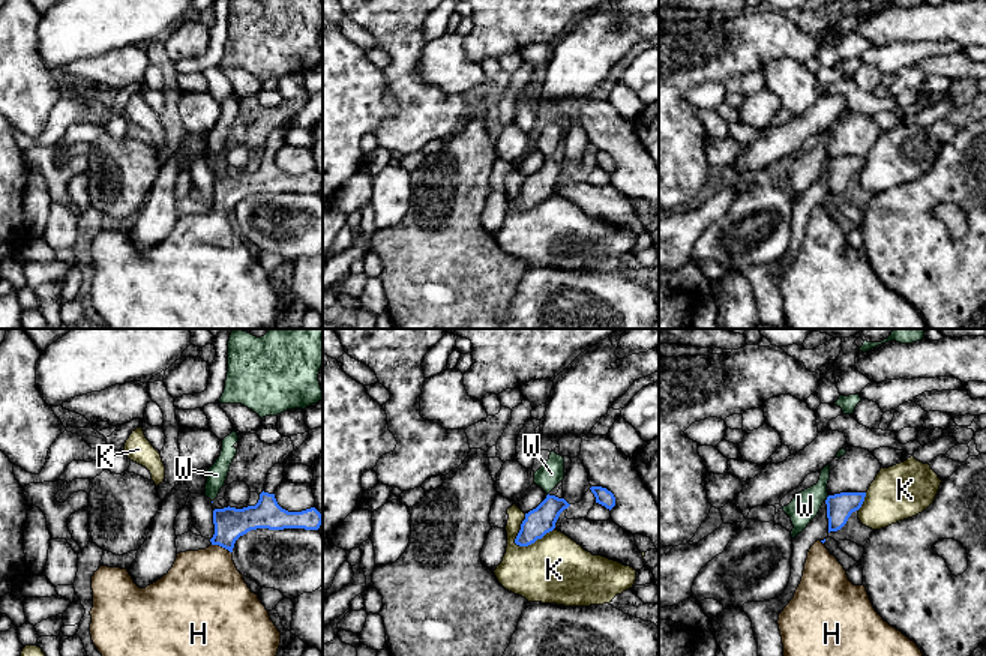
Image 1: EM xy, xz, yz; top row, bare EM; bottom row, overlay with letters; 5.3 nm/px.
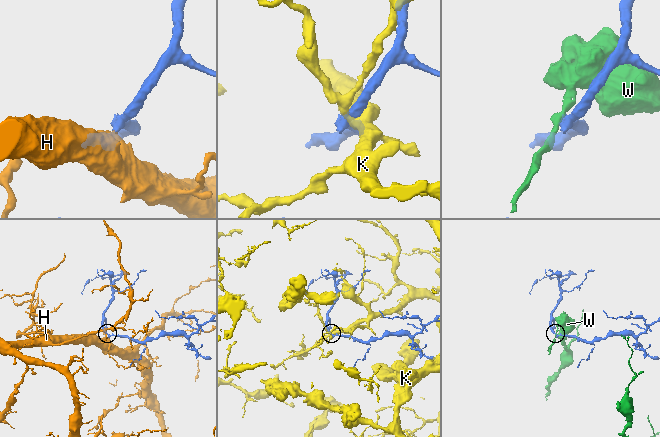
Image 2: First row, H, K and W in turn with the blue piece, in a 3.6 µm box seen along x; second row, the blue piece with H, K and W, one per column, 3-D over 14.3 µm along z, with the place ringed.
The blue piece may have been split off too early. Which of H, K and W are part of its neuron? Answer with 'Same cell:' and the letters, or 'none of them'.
Same cell: H

